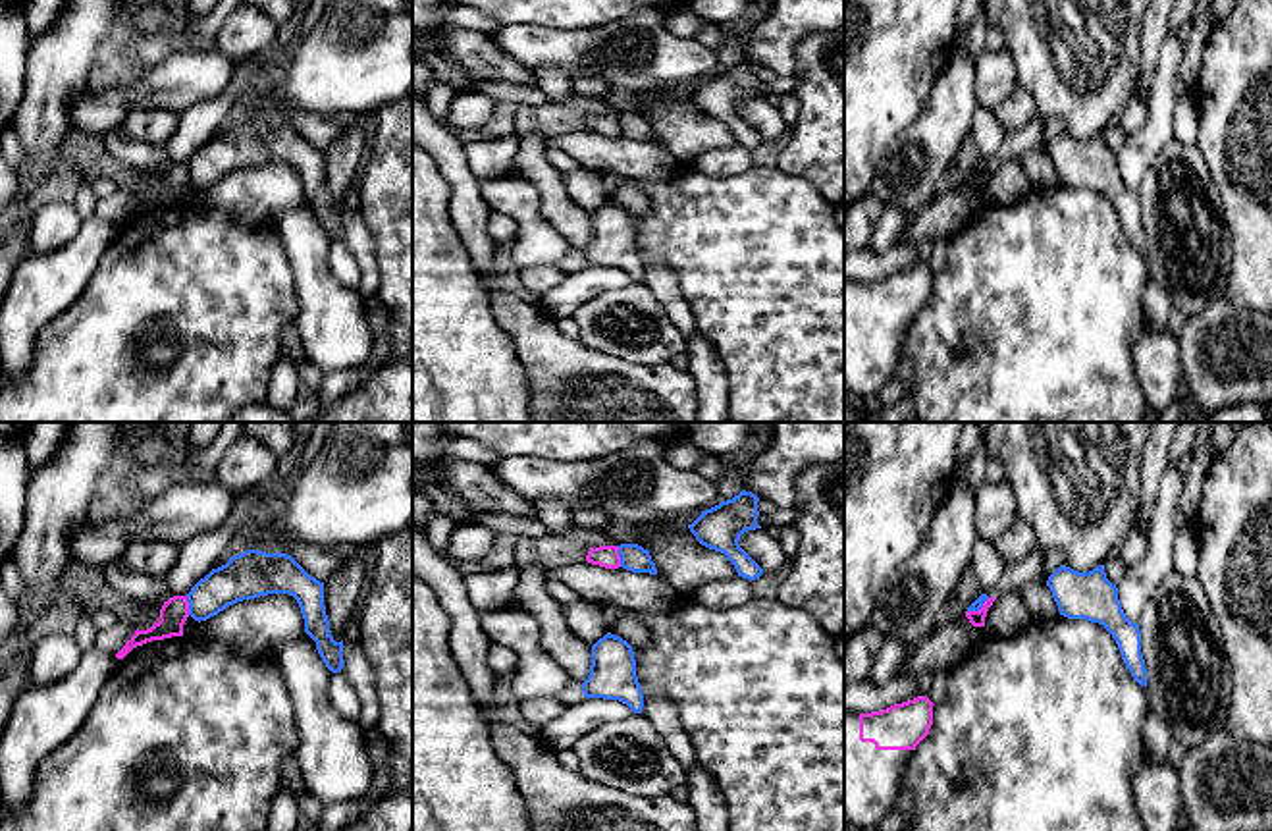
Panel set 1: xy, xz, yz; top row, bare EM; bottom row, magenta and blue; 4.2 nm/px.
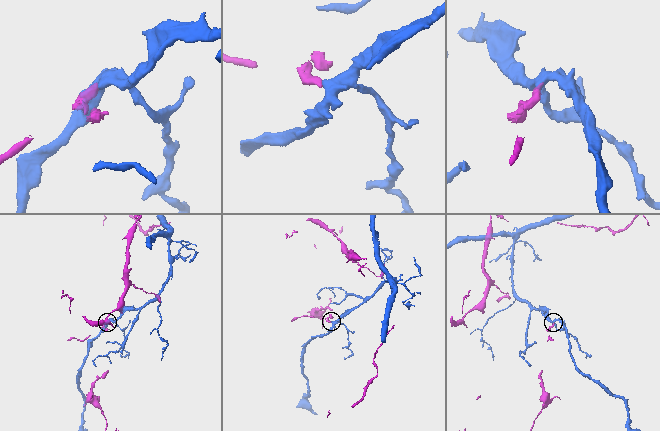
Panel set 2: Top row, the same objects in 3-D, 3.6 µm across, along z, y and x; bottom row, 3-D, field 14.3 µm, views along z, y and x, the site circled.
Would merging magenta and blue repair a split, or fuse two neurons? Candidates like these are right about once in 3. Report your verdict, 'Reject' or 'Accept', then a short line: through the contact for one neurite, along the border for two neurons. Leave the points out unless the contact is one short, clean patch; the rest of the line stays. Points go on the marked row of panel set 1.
Reject

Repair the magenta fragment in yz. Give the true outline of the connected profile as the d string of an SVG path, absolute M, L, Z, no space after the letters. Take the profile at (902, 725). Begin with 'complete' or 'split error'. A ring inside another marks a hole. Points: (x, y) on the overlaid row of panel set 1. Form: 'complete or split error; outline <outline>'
split error; outline M927 696L881 711L844 711L844 821L877 831L894 810L904 767L933 725Z

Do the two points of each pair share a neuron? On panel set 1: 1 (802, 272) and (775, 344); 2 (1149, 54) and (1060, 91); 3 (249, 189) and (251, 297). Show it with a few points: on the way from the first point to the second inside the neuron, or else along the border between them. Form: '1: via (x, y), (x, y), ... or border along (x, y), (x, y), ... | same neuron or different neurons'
1: via (798, 290), (798, 321), (793, 326) | same neuron
2: border along (1143, 20), (1136, 87) | different neurons
3: border along (207, 211), (226, 214), (249, 228), (274, 226) | different neurons

